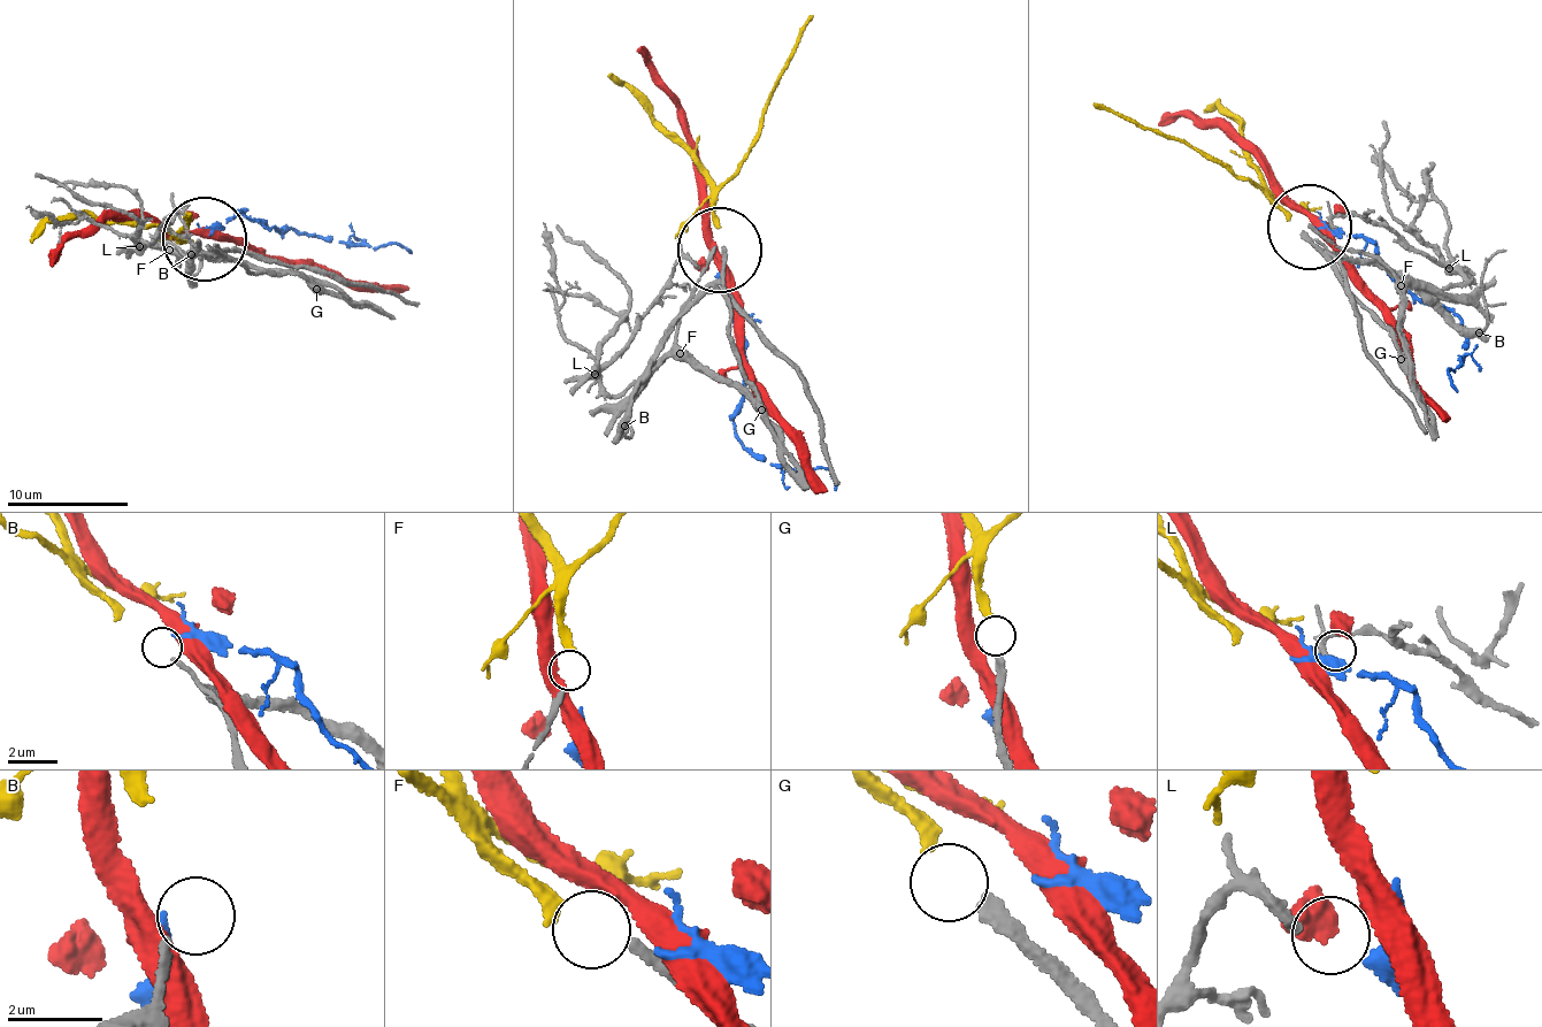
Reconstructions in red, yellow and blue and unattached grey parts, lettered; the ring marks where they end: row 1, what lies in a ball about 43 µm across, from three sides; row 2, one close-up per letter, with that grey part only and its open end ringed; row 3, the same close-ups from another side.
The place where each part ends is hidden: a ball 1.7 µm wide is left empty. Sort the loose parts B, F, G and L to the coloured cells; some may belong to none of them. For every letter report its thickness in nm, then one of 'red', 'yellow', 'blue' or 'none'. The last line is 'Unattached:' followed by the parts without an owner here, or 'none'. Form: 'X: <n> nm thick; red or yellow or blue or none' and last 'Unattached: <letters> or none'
B: 190 nm thick; none
F: 220 nm thick; none
G: 280 nm thick; yellow
L: 240 nm thick; blue
Unattached: B, F

